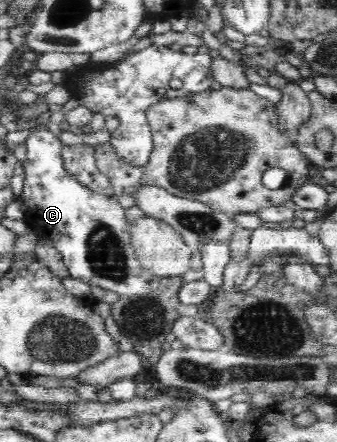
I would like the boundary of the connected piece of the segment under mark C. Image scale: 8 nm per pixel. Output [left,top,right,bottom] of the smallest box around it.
[20,127,161,299]

